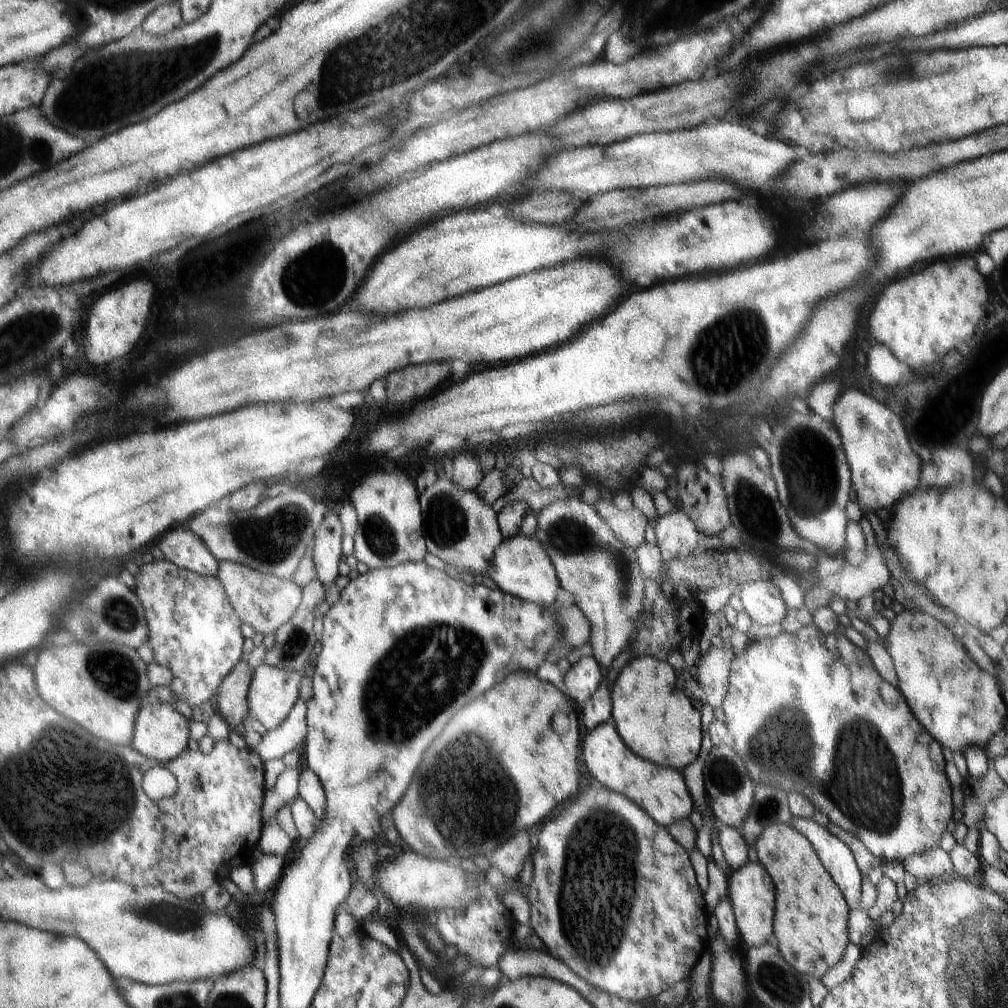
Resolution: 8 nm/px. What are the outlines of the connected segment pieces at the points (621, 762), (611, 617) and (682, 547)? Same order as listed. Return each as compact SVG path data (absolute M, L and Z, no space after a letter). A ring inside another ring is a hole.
M607 722L594 726L588 736L582 740L580 751L586 768L602 787L618 792L634 802L659 826L667 828L678 820L690 817L695 810L694 800L686 790L682 774L672 768L660 768L658 764L652 764L652 762L646 762L646 760L634 756L620 740L614 723Z
M578 498L560 500L544 508L537 519L538 526L534 536L540 540L540 544L548 552L560 588L572 596L574 604L589 620L592 628L592 636L590 636L592 654L602 668L602 676L608 677L612 662L630 646L629 643L638 630L638 621L648 607L644 601L646 585L638 565L636 549L630 548L628 544L619 540L618 536L612 532L612 528L608 526L608 522L596 513L593 504L588 504L585 500L578 500Z
M681 510L659 516L654 528L658 540L656 545L660 554L662 552L661 560L664 562L672 560L672 556L679 558L690 555L698 546L699 541L703 539L692 520Z

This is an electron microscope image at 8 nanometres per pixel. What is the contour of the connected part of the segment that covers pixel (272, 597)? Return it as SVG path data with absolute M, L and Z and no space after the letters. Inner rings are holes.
M219 562L219 574L216 579L223 585L227 597L230 598L235 612L239 614L241 623L248 624L255 633L263 636L279 631L286 624L301 602L302 589L292 580L278 579L275 575L256 572L255 569L234 564Z

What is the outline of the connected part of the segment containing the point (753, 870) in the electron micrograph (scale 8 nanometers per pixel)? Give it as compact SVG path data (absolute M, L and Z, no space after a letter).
M759 861L748 862L740 869L734 870L728 879L728 893L732 909L735 912L737 931L748 946L762 946L772 936L772 918L774 918L774 884L766 872L766 868Z

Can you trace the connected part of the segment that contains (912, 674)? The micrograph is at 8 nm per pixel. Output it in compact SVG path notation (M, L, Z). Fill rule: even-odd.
M904 612L896 614L890 622L890 634L887 650L892 658L896 675L897 688L902 692L906 703L914 716L922 722L922 726L952 752L960 752L967 748L968 742L962 736L958 720L968 712L972 716L972 708L968 710L968 702L972 696L984 698L982 692L990 692L990 706L994 716L1002 716L1004 702L998 692L994 678L986 678L984 670L980 670L965 650L960 638L942 622L922 612ZM988 680L988 682L986 682ZM988 686L988 690L984 690Z

